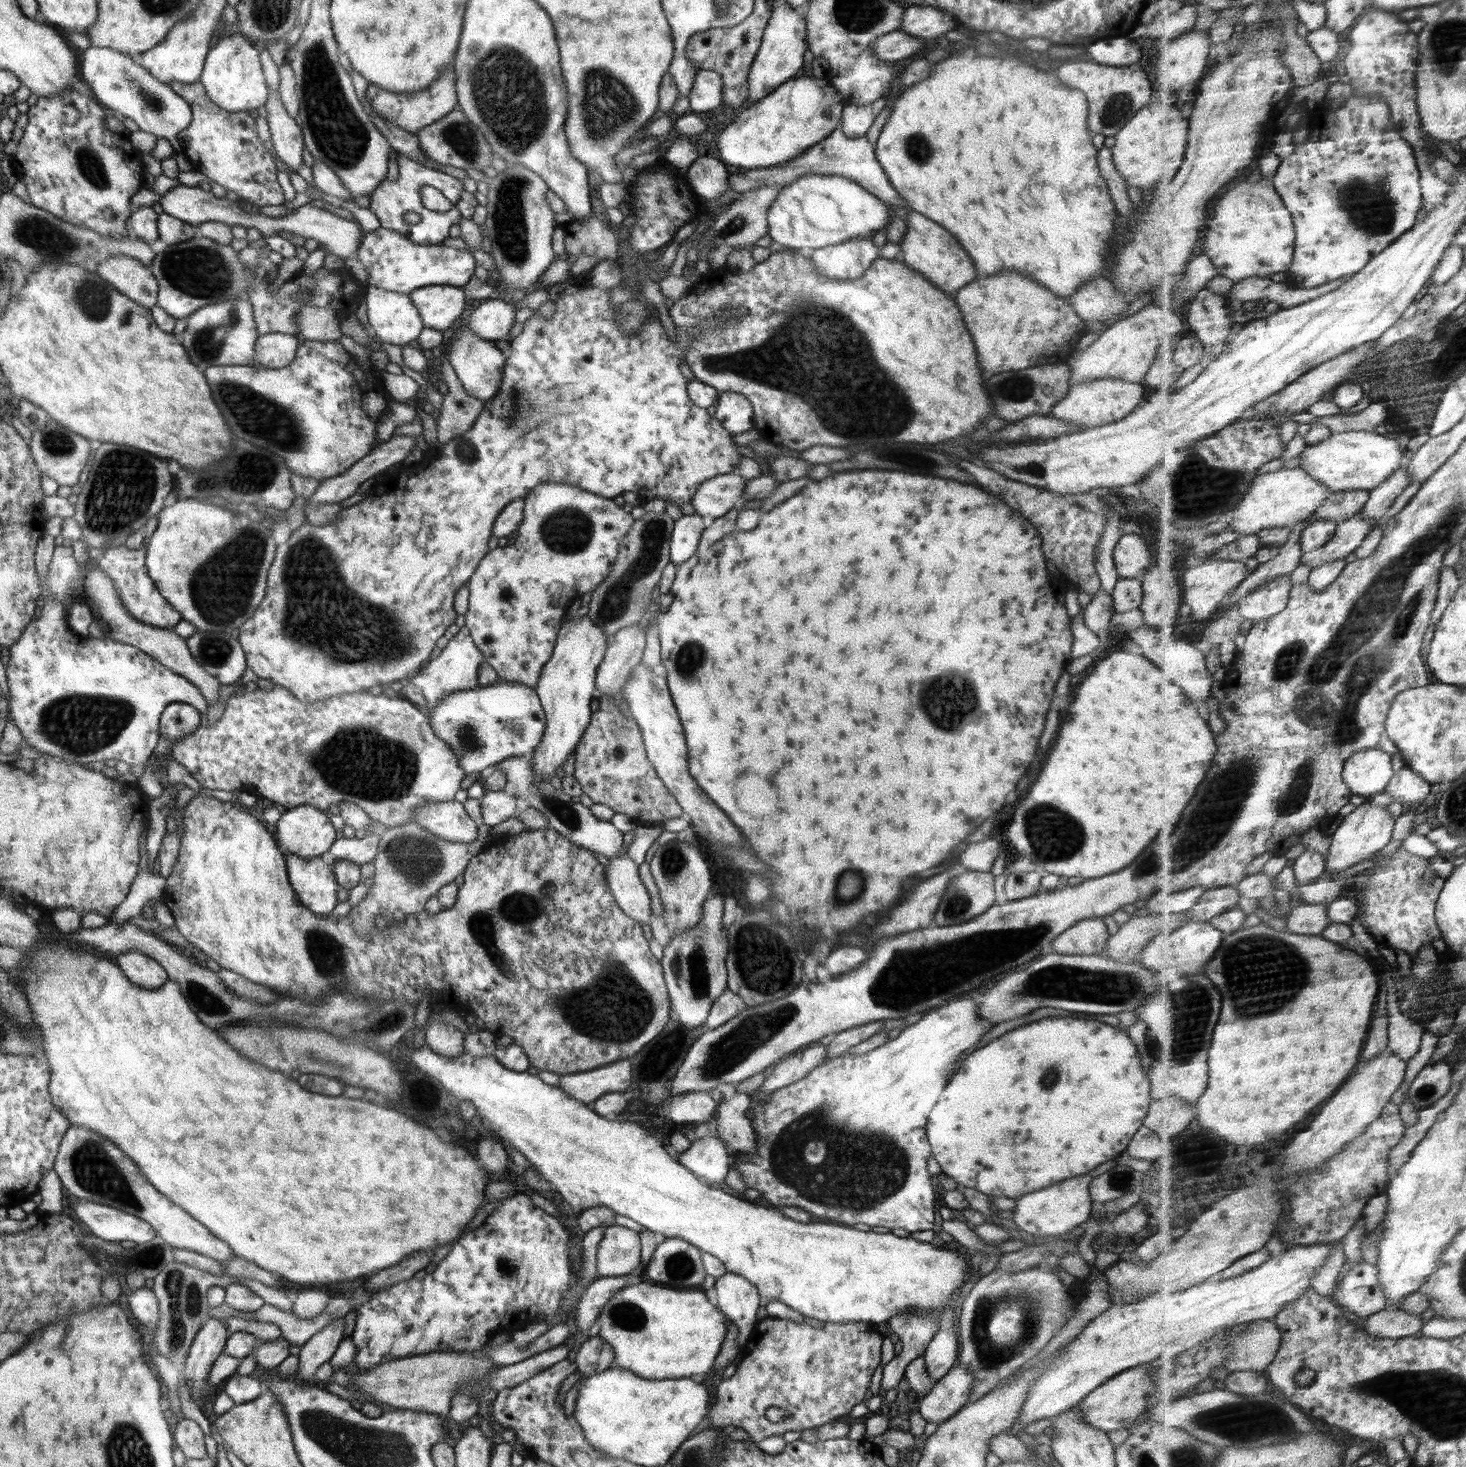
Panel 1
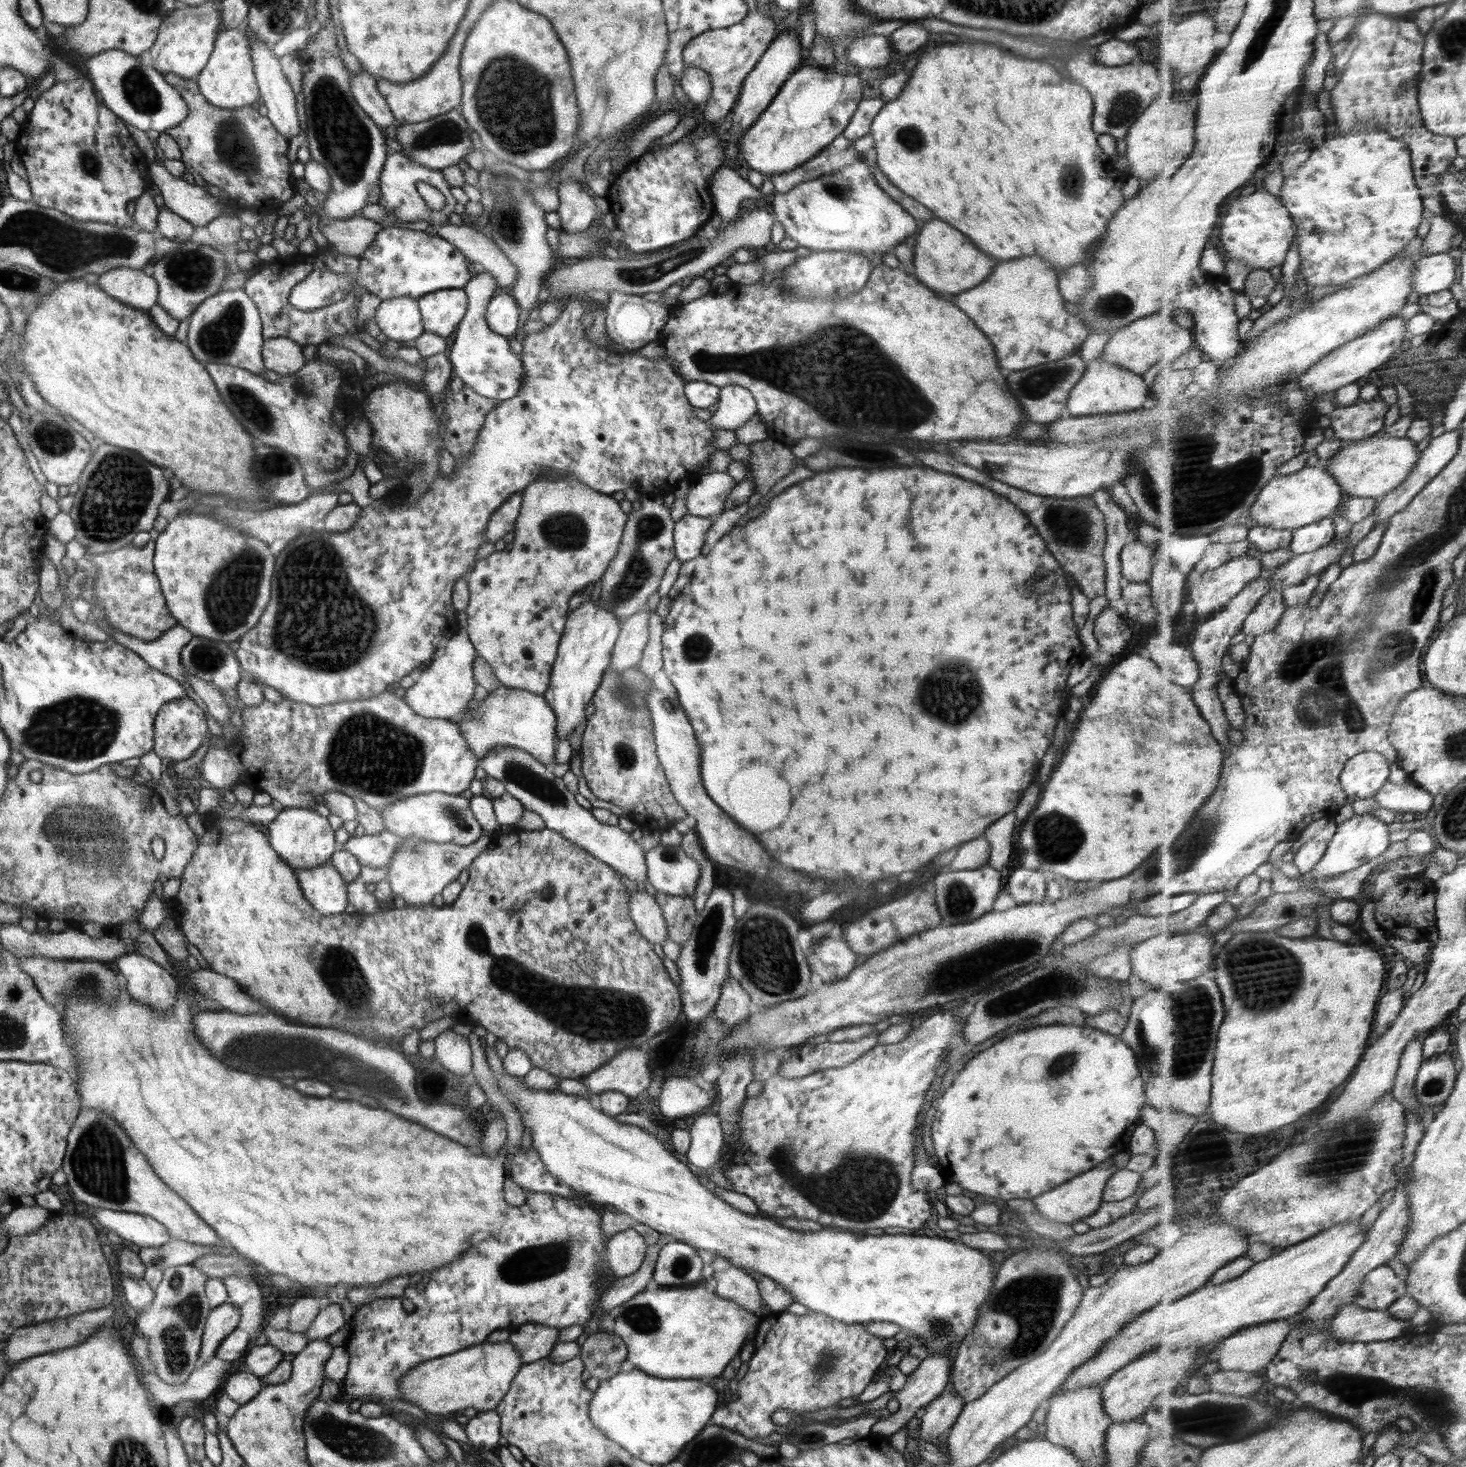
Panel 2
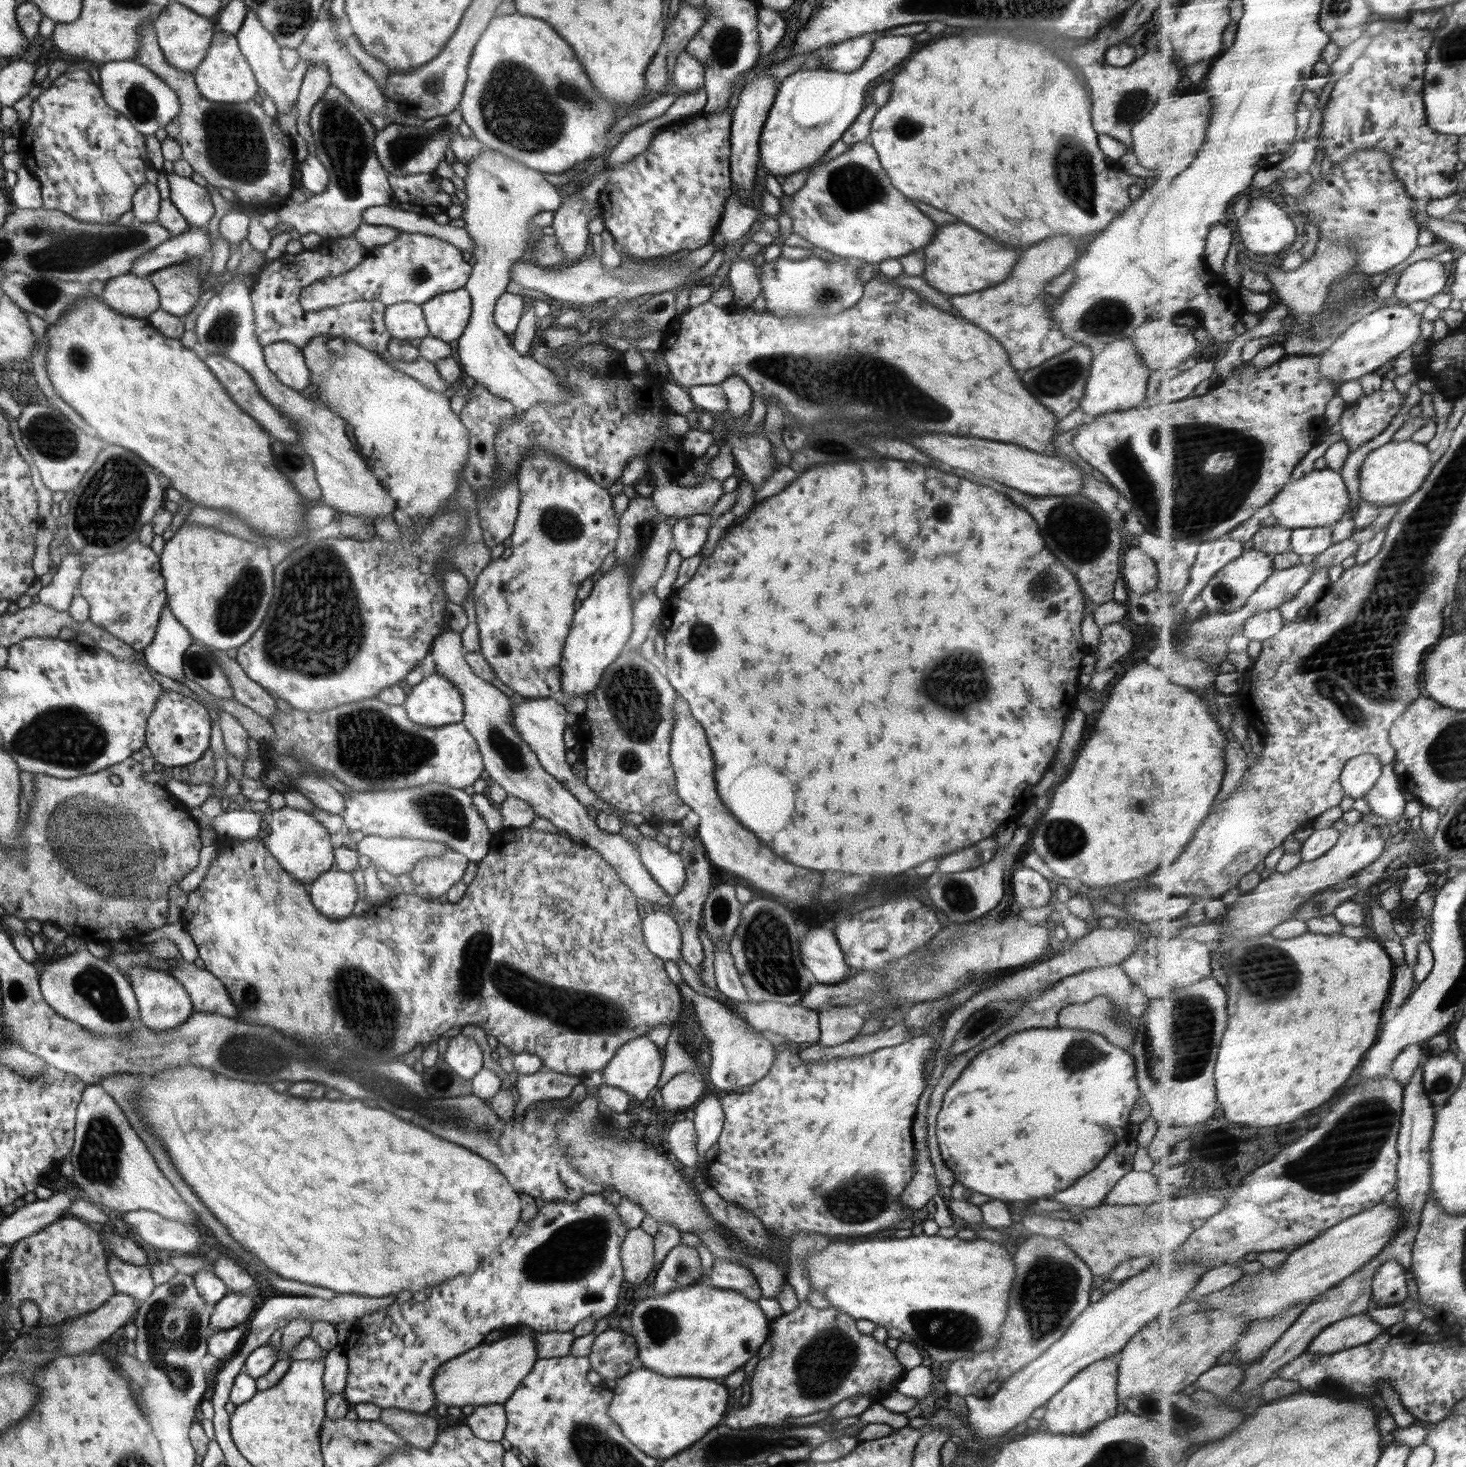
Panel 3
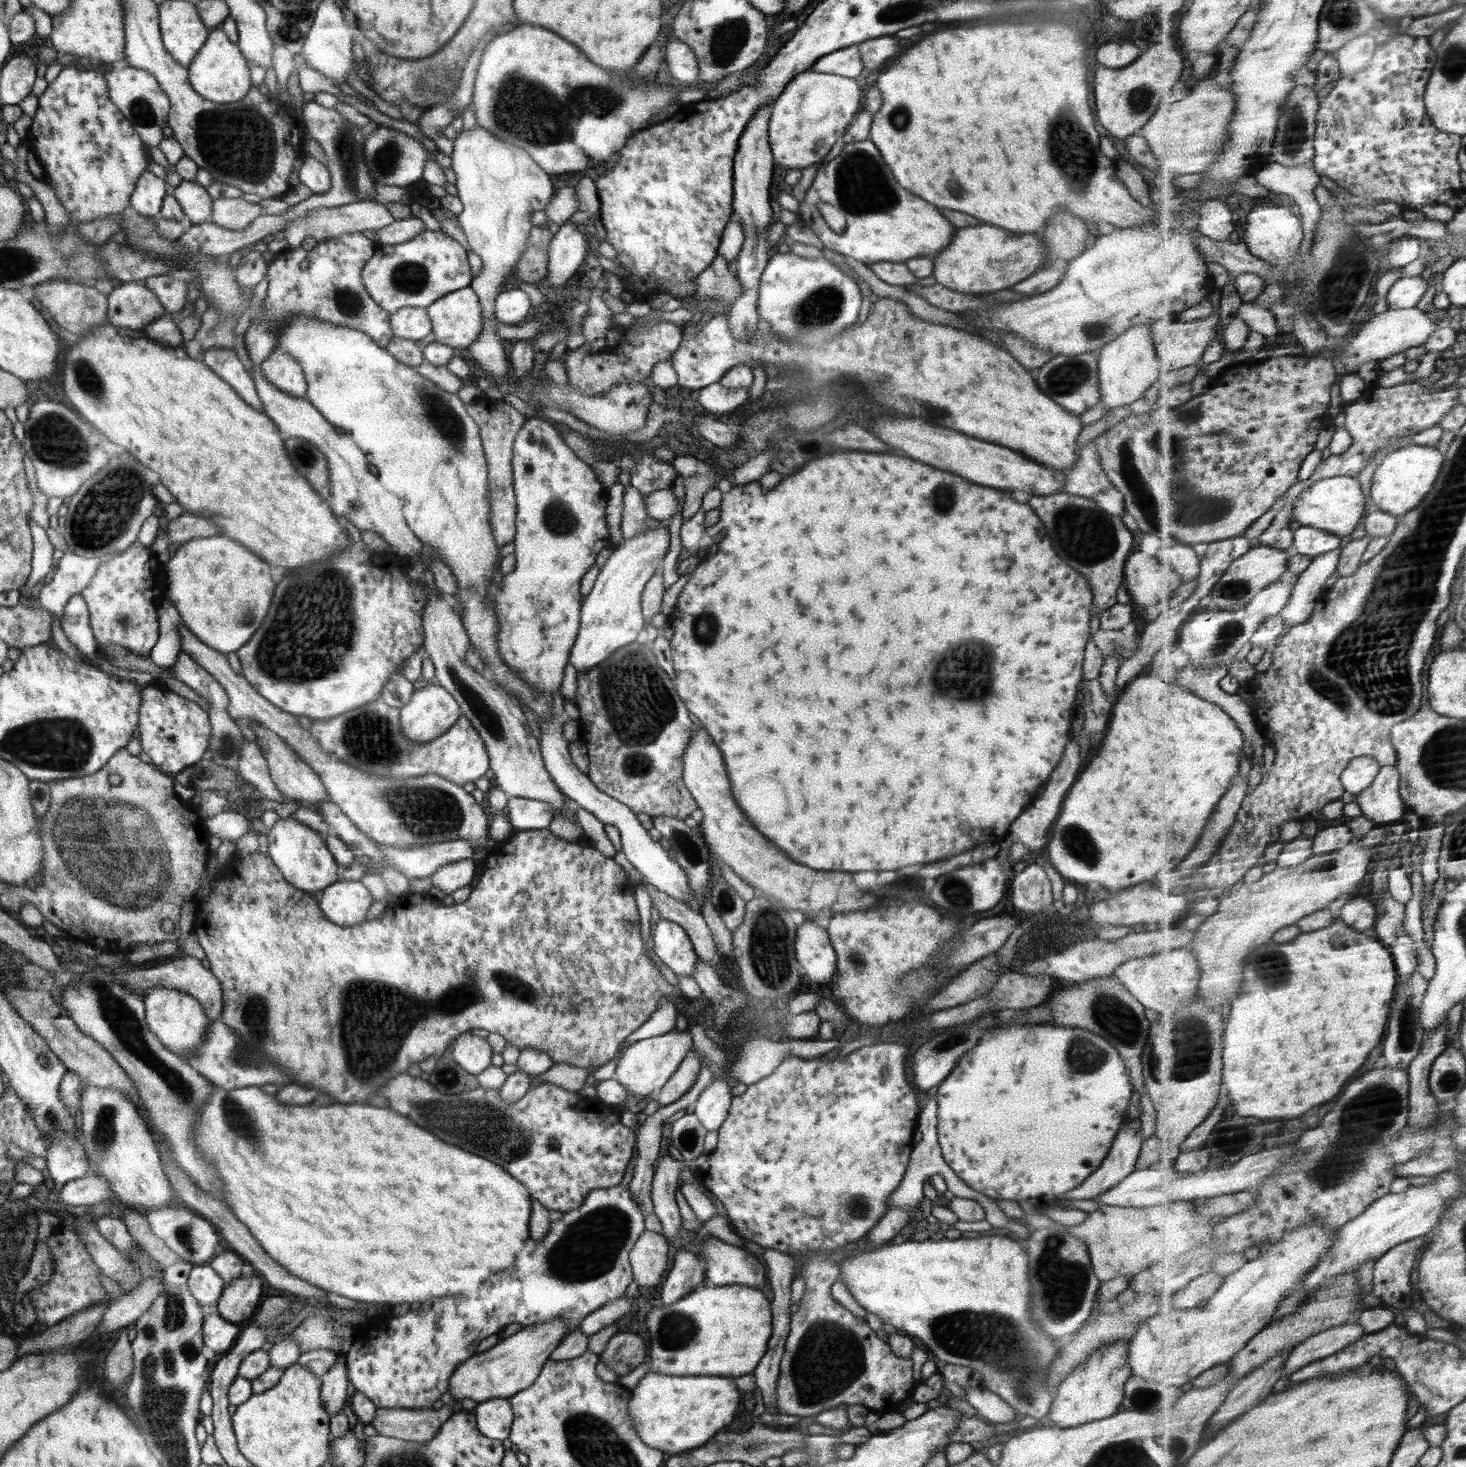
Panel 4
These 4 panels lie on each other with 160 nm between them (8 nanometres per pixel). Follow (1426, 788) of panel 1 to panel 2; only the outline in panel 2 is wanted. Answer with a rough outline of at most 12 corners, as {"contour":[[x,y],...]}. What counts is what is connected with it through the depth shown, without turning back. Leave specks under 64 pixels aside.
{"contour":[[1410,778],[1375,797],[1395,812],[1430,812],[1437,799]]}

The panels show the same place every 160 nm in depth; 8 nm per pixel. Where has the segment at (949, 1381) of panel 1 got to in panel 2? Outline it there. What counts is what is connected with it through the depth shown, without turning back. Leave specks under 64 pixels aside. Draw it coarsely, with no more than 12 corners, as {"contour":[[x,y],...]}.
{"contour":[[944,1391],[926,1406],[919,1440],[948,1433],[962,1413],[956,1391]]}

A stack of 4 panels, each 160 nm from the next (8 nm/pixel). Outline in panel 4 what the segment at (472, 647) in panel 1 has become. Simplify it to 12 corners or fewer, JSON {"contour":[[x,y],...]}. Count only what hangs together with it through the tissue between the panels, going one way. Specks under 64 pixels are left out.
{"contour":[[440,685],[413,691],[399,712],[414,742],[442,736],[462,715]]}

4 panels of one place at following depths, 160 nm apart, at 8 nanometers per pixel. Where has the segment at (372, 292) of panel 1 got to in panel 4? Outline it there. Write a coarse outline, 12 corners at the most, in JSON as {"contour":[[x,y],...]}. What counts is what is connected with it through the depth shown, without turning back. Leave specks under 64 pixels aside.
{"contour":[[424,308],[390,316],[393,336],[418,343],[432,332]]}

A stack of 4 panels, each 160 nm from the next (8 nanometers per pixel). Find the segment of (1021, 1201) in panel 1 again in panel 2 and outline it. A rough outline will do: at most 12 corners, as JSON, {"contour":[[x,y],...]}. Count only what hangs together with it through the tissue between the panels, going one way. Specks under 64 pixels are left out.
{"contour":[[1112,1157],[1032,1199],[1069,1224],[1093,1215],[1116,1172]]}

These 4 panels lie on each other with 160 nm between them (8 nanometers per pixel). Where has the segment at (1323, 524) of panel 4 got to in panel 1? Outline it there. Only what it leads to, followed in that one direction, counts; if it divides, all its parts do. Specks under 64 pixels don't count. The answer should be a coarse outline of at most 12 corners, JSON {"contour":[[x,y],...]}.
{"contour":[[1300,467],[1258,475],[1228,513],[1244,535],[1294,528],[1333,493]]}

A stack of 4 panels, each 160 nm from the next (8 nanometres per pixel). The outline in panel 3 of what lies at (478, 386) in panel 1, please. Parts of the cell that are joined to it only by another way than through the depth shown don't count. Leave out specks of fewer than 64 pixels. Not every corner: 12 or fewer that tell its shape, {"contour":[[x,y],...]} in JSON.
{"contour":[[490,148],[467,162],[474,241],[463,374],[524,412],[566,382],[518,355],[494,308],[529,222],[563,203],[541,172]]}

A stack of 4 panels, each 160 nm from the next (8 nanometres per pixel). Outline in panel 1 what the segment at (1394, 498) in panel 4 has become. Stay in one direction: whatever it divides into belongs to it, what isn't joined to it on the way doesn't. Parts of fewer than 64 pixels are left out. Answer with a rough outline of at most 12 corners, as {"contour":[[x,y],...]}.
{"contour":[[1333,434],[1306,469],[1334,493],[1374,490],[1408,464],[1398,438]]}

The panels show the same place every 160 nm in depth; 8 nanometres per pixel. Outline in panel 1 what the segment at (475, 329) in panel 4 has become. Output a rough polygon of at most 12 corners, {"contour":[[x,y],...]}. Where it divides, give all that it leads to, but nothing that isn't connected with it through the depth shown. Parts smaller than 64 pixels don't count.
{"contour":[[423,286],[409,297],[423,326],[447,331],[469,302],[463,287]]}

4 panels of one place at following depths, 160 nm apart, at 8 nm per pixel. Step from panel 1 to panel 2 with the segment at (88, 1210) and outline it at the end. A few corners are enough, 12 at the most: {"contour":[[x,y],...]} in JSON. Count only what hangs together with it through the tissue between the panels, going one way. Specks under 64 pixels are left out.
{"contour":[[102,1208],[104,1228],[142,1248],[174,1239],[148,1215]]}

